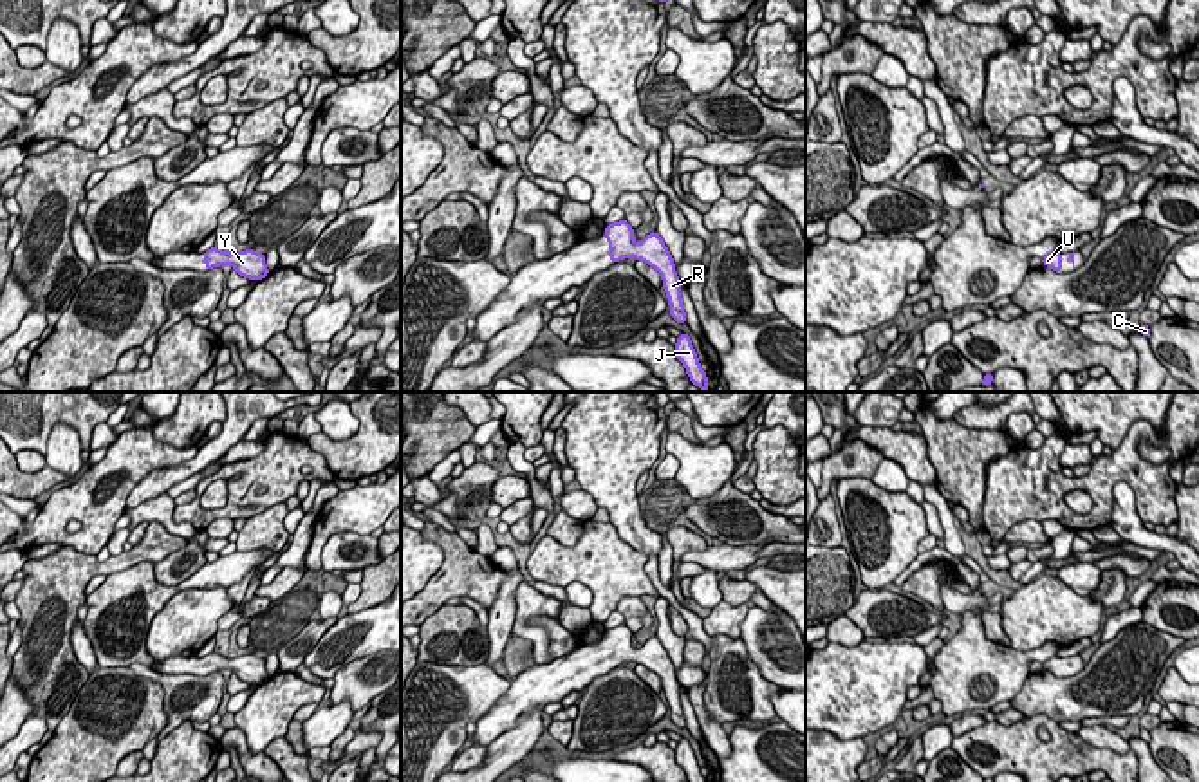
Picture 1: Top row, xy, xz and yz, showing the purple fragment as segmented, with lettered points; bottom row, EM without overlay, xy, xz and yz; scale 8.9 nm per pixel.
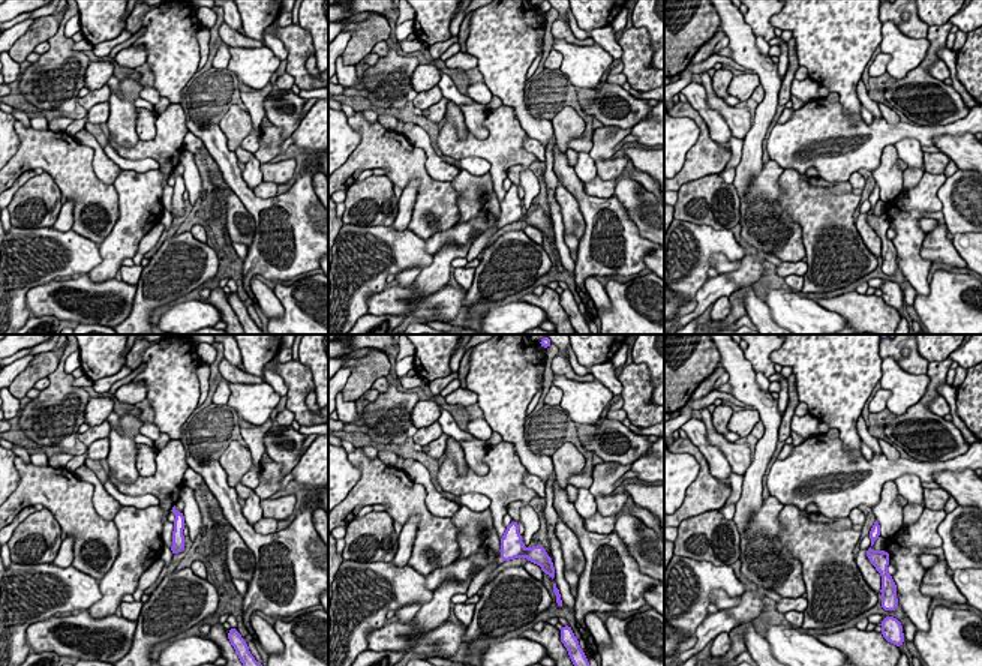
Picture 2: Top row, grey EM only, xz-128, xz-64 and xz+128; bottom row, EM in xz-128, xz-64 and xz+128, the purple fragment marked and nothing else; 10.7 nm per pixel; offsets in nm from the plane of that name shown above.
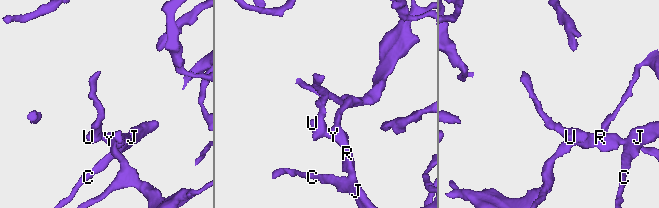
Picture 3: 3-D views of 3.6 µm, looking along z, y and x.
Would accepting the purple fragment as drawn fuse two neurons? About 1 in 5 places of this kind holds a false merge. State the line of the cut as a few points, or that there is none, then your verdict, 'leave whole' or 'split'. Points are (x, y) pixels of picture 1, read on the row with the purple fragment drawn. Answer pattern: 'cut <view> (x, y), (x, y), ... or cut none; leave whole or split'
cut none; leave whole

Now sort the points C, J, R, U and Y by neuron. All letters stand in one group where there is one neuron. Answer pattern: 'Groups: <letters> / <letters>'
Groups: C J R U Y

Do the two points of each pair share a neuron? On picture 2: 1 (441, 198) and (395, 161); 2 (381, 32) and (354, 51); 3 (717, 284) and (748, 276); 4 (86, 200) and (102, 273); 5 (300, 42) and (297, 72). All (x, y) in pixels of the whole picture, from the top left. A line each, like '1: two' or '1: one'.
1: one
2: one
3: one
4: two
5: one

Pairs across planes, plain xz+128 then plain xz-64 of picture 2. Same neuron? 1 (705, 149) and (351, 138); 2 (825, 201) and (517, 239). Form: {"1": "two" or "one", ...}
{"1": "two", "2": "one"}

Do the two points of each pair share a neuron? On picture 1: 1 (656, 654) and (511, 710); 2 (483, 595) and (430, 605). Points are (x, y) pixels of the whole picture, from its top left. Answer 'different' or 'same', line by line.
1: same
2: same

